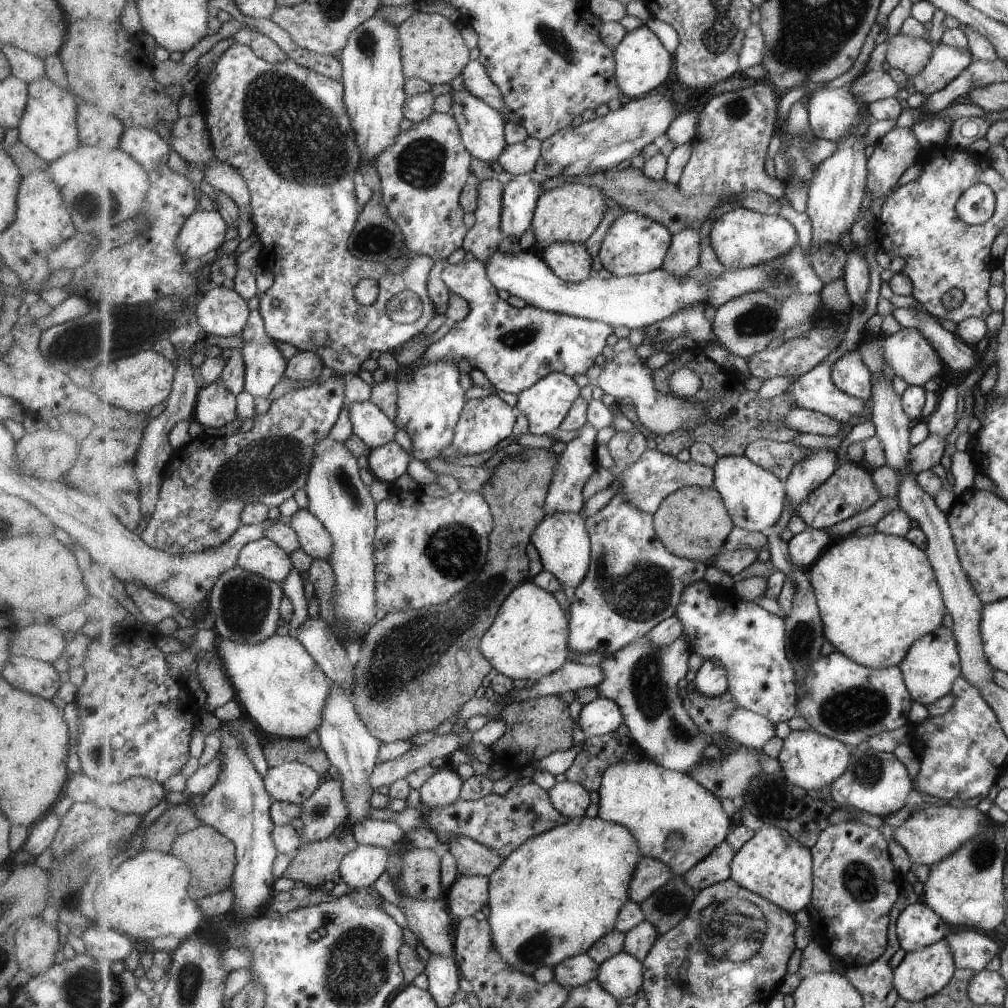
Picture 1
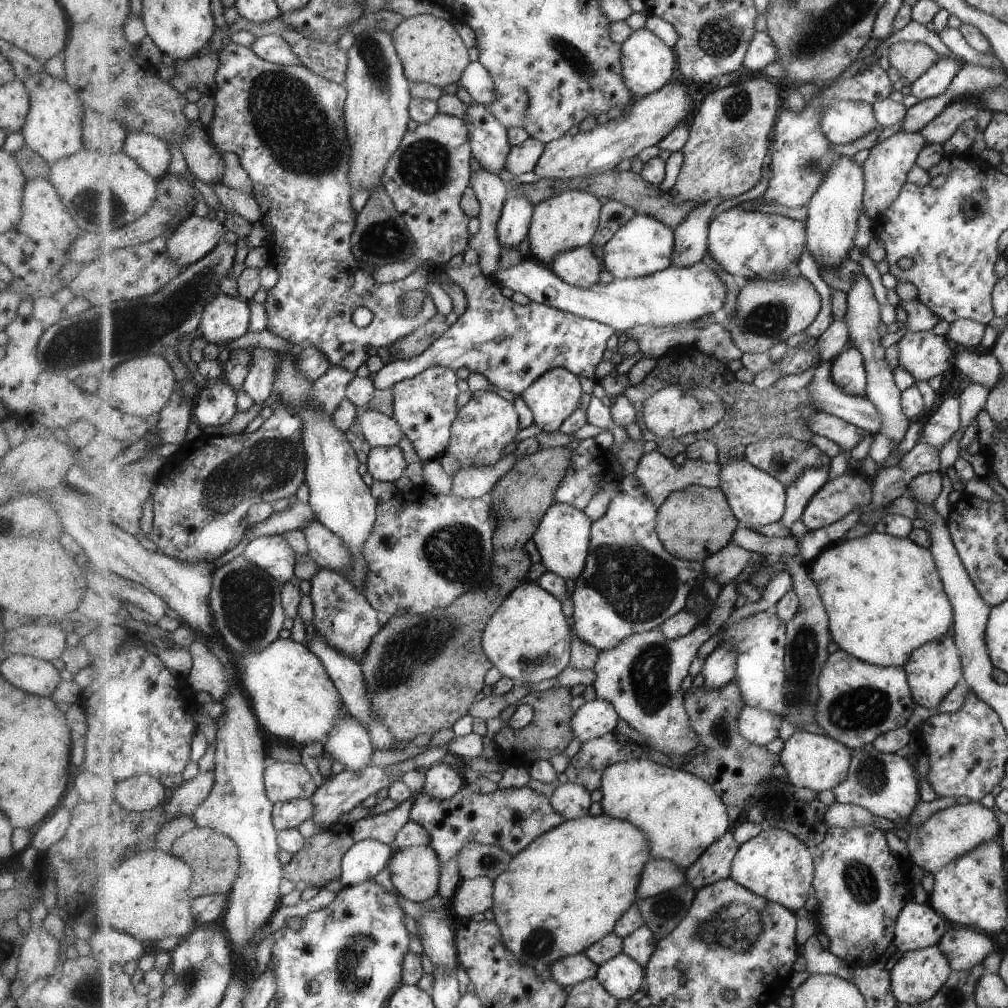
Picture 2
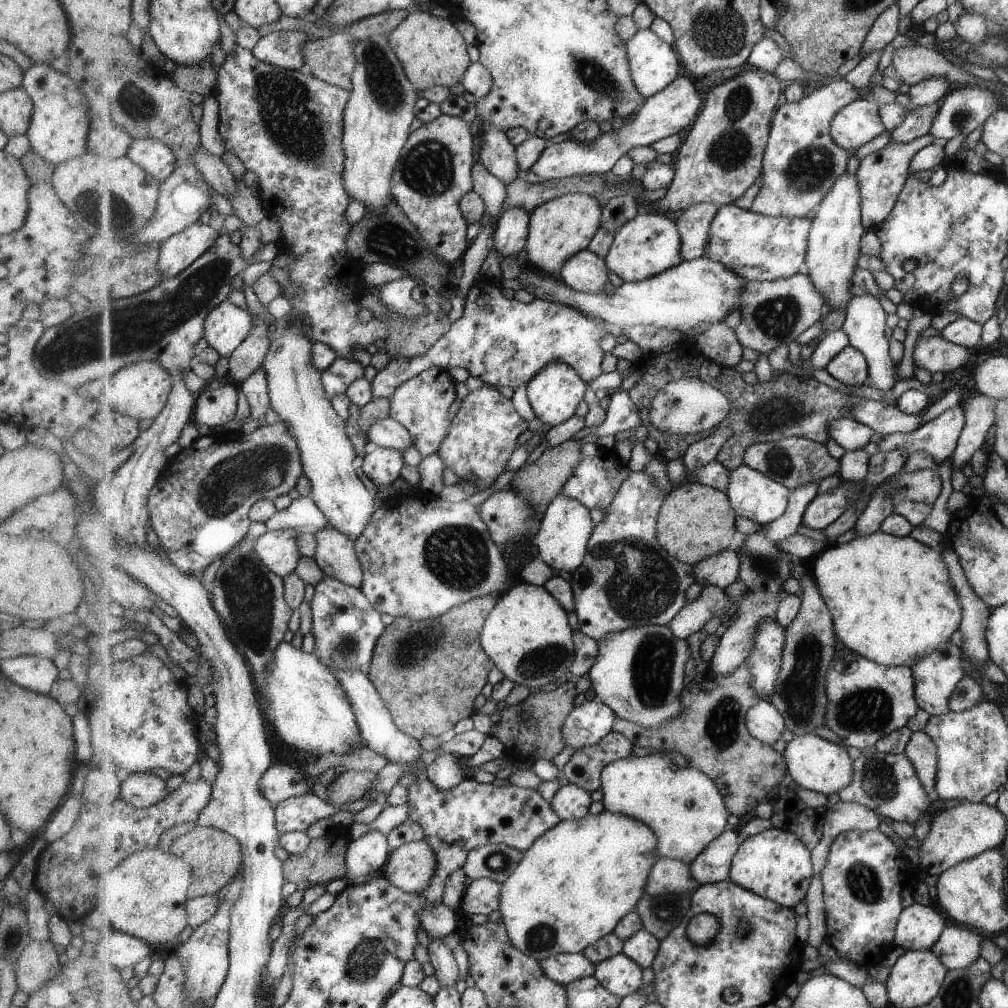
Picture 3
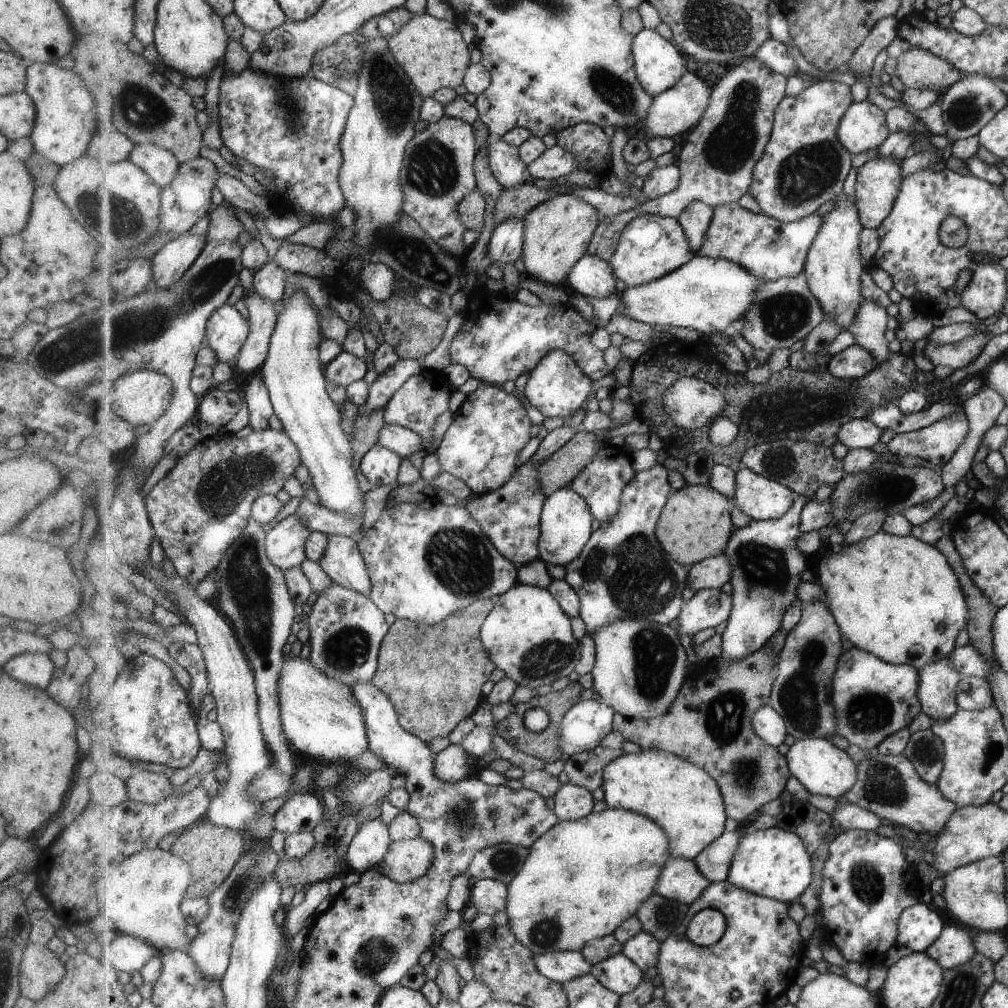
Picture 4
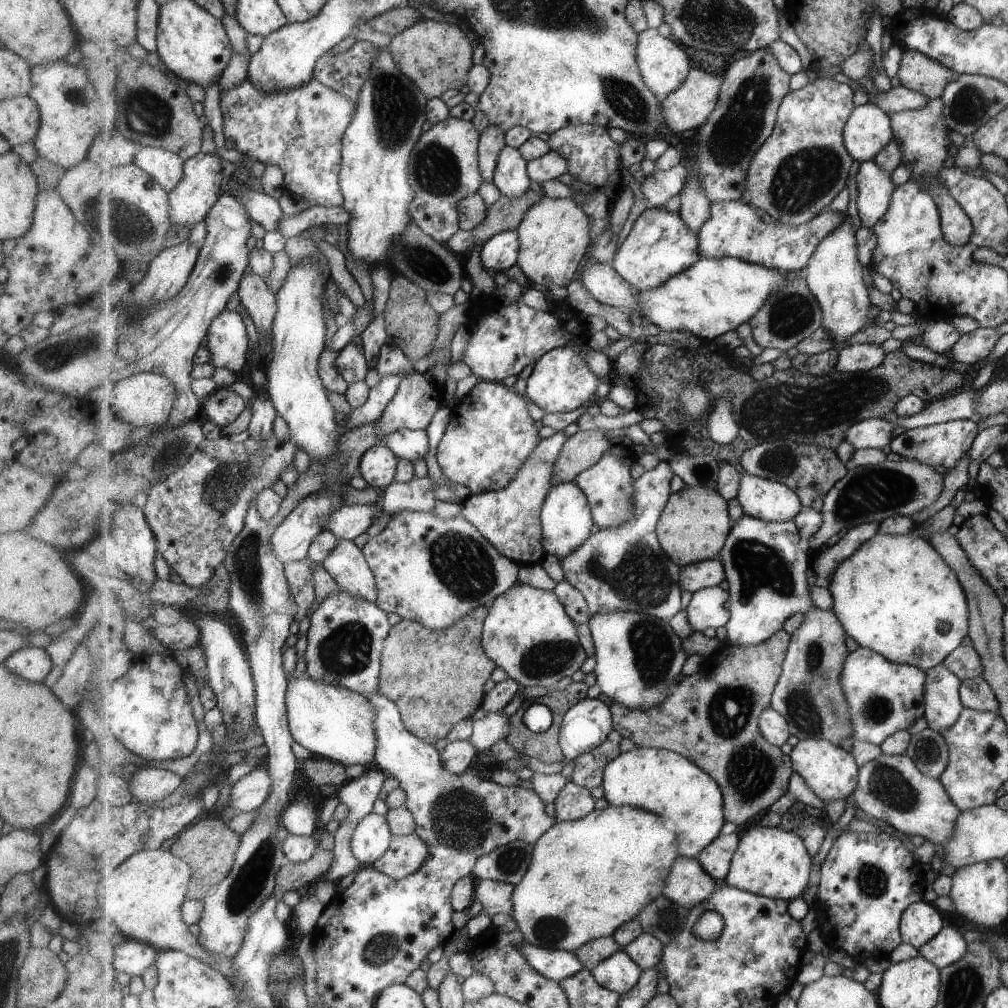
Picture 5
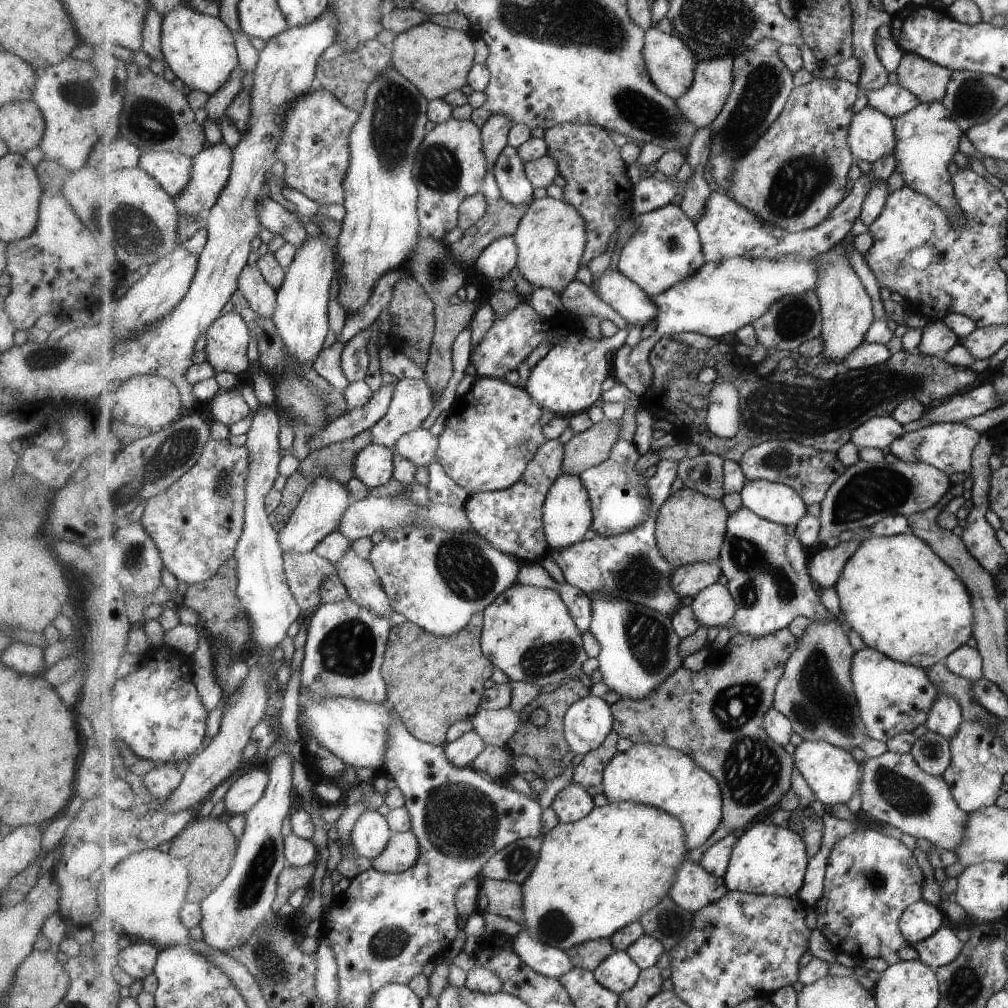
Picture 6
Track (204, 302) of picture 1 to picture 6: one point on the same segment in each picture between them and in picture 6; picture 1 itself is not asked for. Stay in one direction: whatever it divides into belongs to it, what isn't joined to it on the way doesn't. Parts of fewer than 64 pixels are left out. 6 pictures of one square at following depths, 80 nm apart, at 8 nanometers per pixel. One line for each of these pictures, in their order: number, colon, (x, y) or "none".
2: (226, 318)
3: (227, 326)
4: (228, 331)
5: (227, 339)
6: (228, 337)

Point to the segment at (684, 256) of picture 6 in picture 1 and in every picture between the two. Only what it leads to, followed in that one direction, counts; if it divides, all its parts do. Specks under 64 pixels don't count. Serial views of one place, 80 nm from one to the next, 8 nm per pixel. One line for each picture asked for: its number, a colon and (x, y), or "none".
1: (635, 244)
2: (642, 247)
3: (648, 245)
4: (651, 246)
5: (660, 245)

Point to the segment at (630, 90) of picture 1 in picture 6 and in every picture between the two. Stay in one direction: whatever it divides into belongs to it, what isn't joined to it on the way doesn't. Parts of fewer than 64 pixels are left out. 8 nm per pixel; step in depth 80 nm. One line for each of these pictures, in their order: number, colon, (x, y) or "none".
2: (648, 63)
3: (655, 64)
4: (660, 64)
5: (664, 64)
6: (672, 66)

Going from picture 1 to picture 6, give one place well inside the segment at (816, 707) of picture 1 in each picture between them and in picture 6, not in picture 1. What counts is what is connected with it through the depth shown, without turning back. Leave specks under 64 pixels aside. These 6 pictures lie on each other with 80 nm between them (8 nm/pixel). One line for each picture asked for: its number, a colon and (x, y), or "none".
2: (859, 701)
3: (867, 700)
4: (874, 699)
5: (884, 697)
6: (893, 697)

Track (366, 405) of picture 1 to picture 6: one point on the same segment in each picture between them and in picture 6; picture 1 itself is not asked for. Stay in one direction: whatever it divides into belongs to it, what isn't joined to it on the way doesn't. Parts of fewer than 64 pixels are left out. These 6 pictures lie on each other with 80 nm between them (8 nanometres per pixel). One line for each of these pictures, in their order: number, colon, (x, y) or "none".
2: (380, 430)
3: (386, 432)
4: (404, 441)
5: (413, 444)
6: (421, 446)

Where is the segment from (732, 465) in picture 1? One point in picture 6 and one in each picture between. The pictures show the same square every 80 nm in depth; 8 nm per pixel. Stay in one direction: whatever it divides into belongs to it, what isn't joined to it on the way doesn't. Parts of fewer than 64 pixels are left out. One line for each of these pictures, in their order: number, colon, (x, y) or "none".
2: (757, 498)
3: (754, 495)
4: (759, 497)
5: (765, 499)
6: (776, 502)

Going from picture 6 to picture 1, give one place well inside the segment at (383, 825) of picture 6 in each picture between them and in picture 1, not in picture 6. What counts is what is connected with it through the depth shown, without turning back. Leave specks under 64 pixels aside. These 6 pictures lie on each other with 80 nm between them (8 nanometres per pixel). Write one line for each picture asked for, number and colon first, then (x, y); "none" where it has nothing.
1: (361, 867)
2: (368, 857)
3: (369, 853)
4: (370, 845)
5: (373, 835)

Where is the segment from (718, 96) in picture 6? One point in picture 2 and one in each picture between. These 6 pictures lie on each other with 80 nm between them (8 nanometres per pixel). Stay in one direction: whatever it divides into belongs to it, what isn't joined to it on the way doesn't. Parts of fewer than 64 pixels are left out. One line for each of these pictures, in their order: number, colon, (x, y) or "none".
2: (645, 123)
3: (673, 110)
4: (676, 112)
5: (689, 108)

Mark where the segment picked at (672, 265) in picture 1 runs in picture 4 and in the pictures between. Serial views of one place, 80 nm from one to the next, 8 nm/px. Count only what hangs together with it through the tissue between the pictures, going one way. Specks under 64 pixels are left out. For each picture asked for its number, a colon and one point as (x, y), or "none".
2: (692, 234)
3: (694, 222)
4: (696, 218)

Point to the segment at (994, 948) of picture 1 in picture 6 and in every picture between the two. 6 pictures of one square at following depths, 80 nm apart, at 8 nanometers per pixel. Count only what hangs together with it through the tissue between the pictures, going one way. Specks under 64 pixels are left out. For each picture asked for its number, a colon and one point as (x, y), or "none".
2: (963, 948)
3: (957, 947)
4: (953, 947)
5: (947, 946)
6: (942, 947)

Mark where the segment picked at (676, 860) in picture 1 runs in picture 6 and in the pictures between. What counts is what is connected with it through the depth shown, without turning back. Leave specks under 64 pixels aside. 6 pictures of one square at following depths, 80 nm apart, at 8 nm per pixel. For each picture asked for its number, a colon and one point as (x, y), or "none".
2: (682, 814)
3: (684, 806)
4: (683, 798)
5: (666, 782)
6: (656, 775)

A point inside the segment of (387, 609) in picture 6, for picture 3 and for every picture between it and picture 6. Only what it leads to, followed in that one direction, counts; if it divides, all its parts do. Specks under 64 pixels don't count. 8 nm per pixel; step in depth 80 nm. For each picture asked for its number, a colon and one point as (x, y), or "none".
3: (337, 555)
4: (343, 561)
5: (347, 564)

